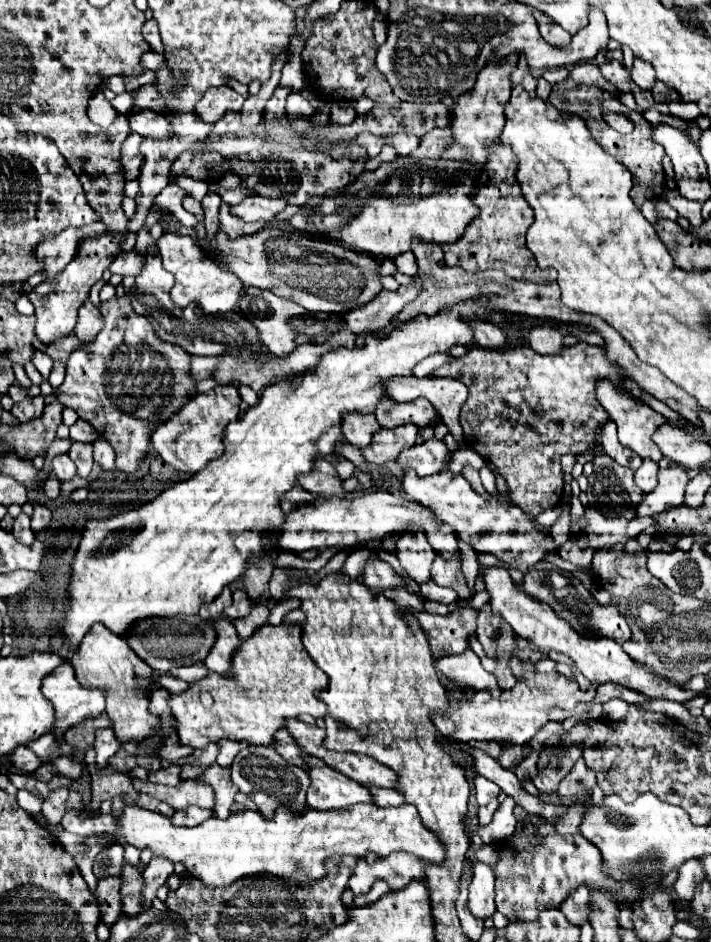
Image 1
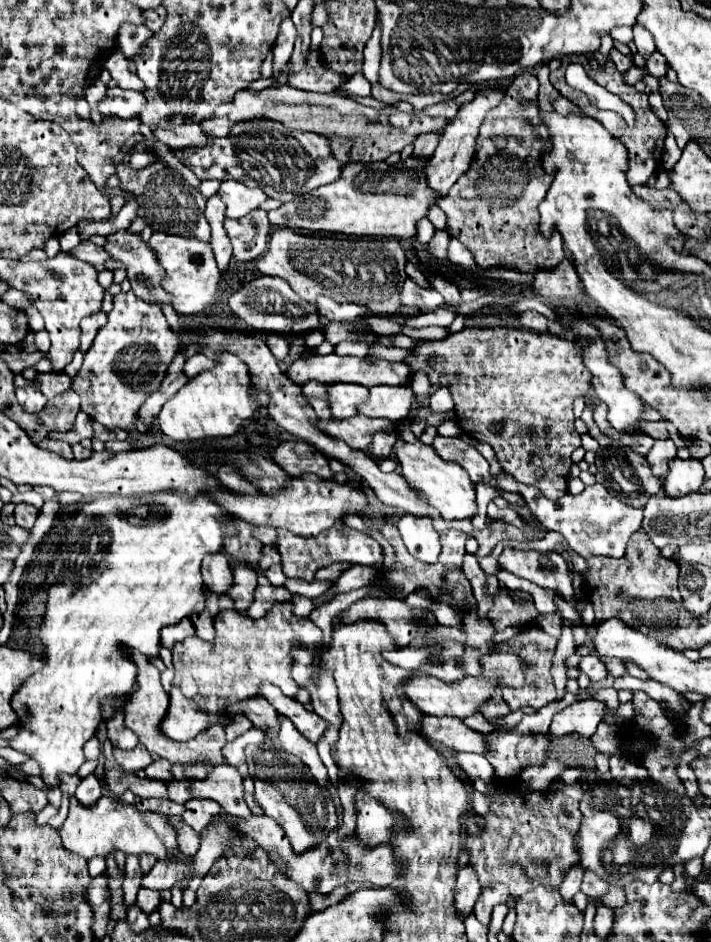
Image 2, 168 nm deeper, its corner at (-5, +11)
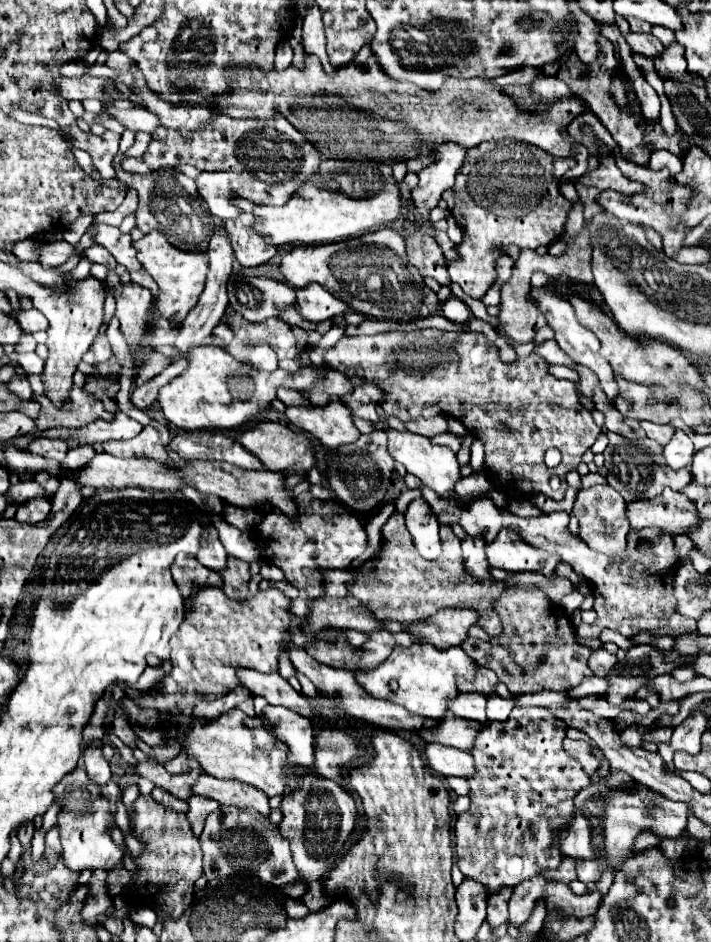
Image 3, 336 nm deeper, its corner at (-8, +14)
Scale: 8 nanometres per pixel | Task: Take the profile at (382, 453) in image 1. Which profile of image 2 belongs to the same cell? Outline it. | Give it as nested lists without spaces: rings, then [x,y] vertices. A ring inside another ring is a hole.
[[[361,413],[347,421],[331,419],[331,421],[317,423],[317,427],[323,433],[345,441],[351,449],[359,449],[359,451],[369,451],[369,447],[373,443],[373,433],[389,426],[391,426],[391,422],[387,419],[365,417]]]

